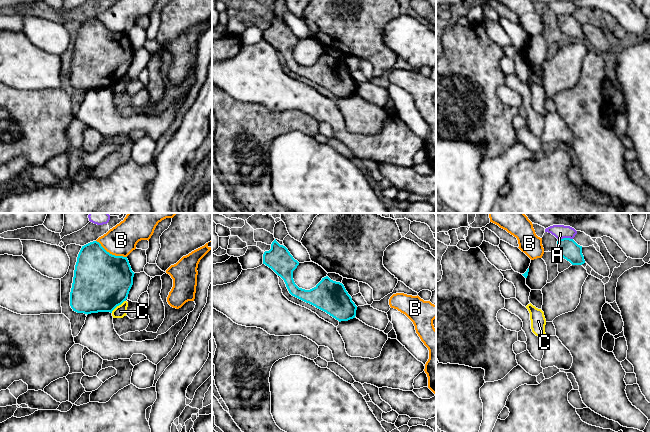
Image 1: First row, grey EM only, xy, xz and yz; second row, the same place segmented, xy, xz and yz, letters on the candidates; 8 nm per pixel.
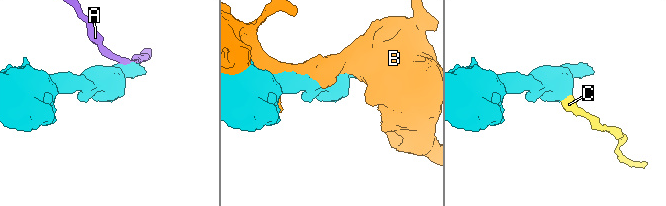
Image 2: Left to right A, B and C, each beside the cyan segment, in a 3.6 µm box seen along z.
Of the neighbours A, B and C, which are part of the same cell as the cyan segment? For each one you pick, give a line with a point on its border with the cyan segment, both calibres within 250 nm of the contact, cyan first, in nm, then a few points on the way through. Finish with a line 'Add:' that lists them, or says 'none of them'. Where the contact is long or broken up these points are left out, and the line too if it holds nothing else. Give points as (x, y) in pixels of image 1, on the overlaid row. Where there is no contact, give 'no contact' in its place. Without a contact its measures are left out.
Add: none of them

